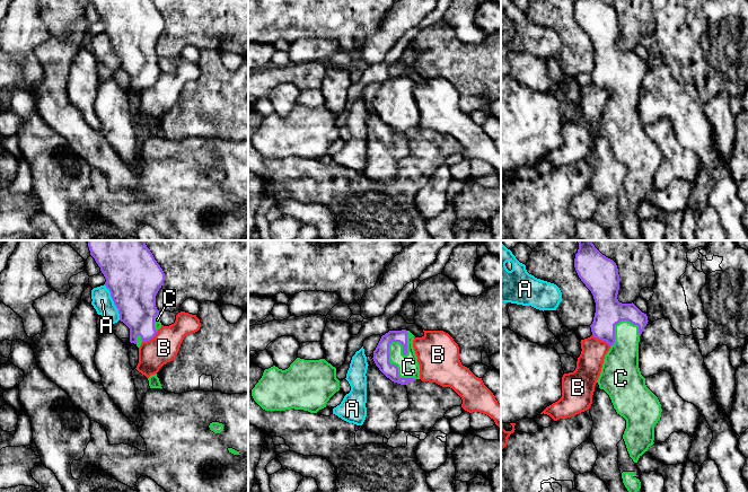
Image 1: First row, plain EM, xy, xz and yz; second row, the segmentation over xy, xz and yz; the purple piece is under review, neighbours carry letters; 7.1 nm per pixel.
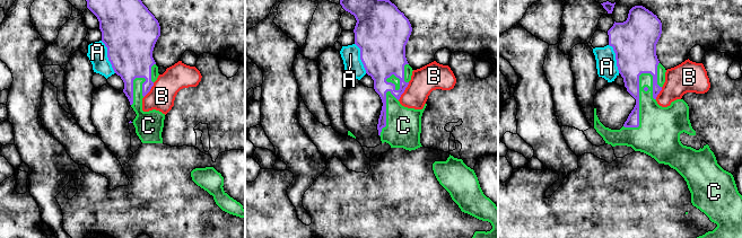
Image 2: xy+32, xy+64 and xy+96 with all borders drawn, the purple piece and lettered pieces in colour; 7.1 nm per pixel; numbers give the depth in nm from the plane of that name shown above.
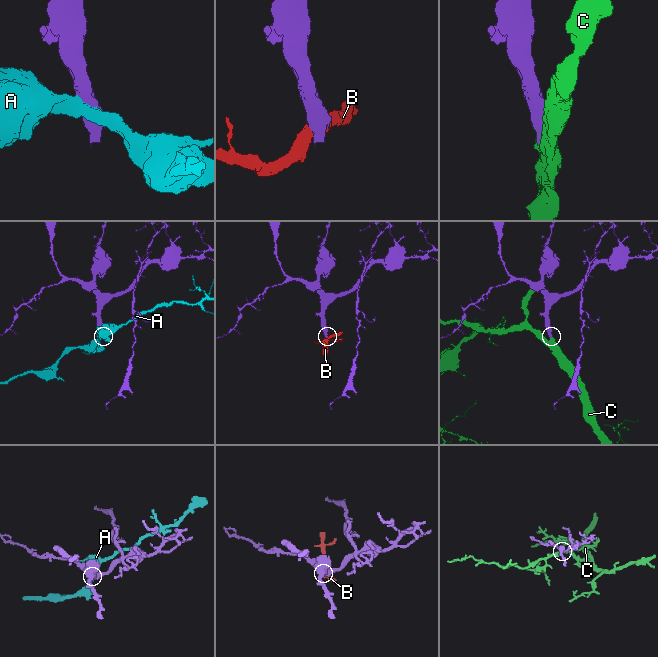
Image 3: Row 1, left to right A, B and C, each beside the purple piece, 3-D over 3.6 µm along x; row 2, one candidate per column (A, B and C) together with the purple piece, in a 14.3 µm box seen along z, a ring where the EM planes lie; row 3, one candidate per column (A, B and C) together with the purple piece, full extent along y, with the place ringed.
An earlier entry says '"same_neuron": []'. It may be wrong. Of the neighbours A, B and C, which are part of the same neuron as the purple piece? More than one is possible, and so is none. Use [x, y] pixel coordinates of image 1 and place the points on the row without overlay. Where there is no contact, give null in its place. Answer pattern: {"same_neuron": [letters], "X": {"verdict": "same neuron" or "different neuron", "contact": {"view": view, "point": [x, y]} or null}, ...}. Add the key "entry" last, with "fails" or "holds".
{"same_neuron": ["C"], "A": {"verdict": "different neuron", "contact": {"view": "xy", "point": [114, 50]}}, "B": {"verdict": "different neuron", "contact": {"view": "xy", "point": [151, 85]}}, "C": {"verdict": "same neuron", "contact": {"view": "xz", "point": [388, 94]}}, "entry": "fails"}

